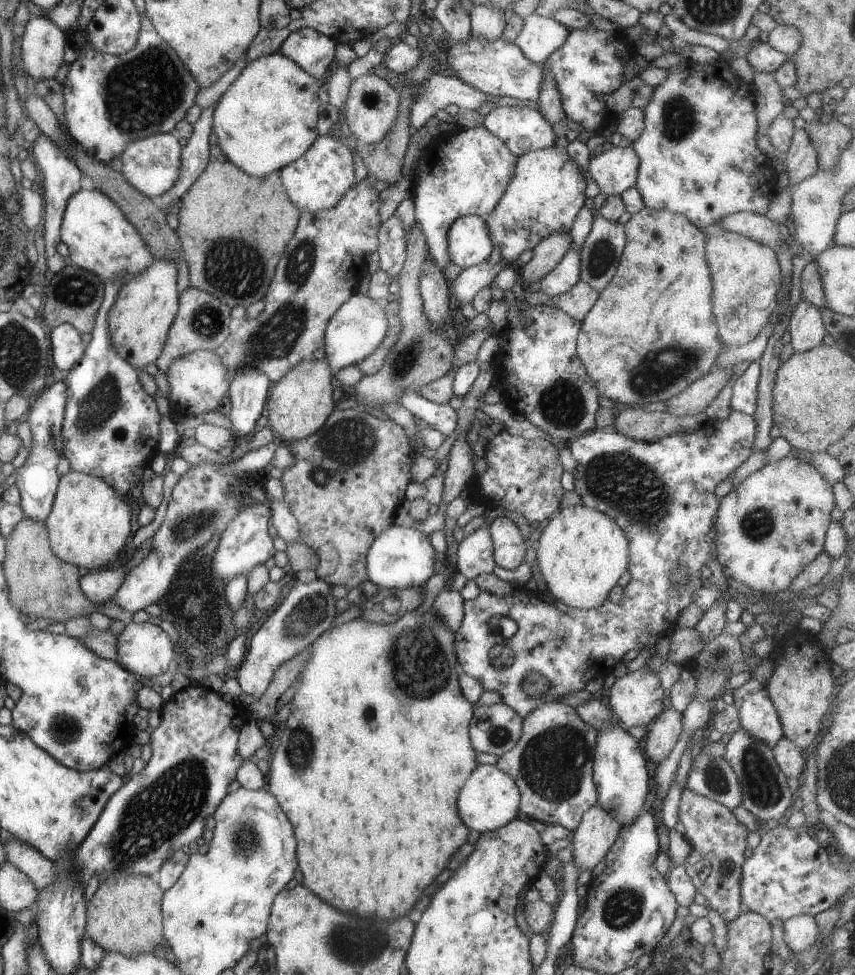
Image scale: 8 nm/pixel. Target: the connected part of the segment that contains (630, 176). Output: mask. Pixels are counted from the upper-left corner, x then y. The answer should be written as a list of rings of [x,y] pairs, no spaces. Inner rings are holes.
[[[631,145],[614,146],[589,158],[586,172],[591,191],[620,195],[636,183],[638,158]]]

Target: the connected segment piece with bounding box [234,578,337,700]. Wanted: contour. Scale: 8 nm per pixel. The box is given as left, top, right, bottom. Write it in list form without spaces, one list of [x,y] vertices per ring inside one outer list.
[[[317,578],[307,583],[296,582],[281,600],[281,604],[259,626],[249,640],[244,659],[234,670],[234,677],[245,694],[251,694],[257,700],[279,665],[308,647],[330,627],[333,617],[337,614],[334,608],[335,599],[330,590],[331,586]]]

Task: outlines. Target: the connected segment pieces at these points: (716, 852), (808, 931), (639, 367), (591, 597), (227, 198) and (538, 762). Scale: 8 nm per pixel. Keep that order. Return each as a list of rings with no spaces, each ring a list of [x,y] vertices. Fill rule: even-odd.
[[[683,788],[680,794],[678,821],[684,826],[685,833],[683,838],[687,841],[690,848],[689,854],[683,861],[683,866],[693,883],[693,886],[698,890],[708,902],[709,907],[726,922],[731,922],[742,910],[743,905],[740,899],[740,878],[742,875],[741,865],[745,860],[743,851],[747,848],[745,838],[748,830],[733,816],[733,813],[704,796],[695,794],[689,789]]]
[[[795,915],[782,921],[782,925],[782,939],[793,953],[814,946],[819,934],[814,917]]]
[[[643,207],[634,212],[629,220],[623,225],[626,234],[626,241],[618,262],[615,274],[609,279],[609,282],[598,292],[597,300],[593,306],[585,313],[580,320],[580,327],[576,338],[576,353],[581,359],[587,376],[595,385],[598,393],[605,396],[607,400],[613,401],[617,407],[639,407],[651,402],[664,401],[672,396],[678,395],[688,384],[701,378],[709,372],[710,367],[716,361],[717,355],[724,349],[717,338],[716,322],[711,314],[712,278],[708,262],[705,258],[704,246],[706,237],[703,235],[703,229],[689,222],[682,214],[670,213],[663,209],[650,209]]]
[[[582,504],[557,510],[544,527],[538,543],[536,560],[541,578],[546,584],[545,591],[571,609],[592,609],[601,605],[617,584],[619,576],[627,570],[629,545],[621,529],[607,515]]]
[[[229,160],[209,161],[204,171],[178,200],[178,226],[174,231],[180,240],[181,255],[187,264],[189,286],[213,294],[230,309],[233,306],[247,308],[253,302],[262,299],[273,276],[275,264],[281,258],[279,254],[285,250],[294,233],[299,214],[298,208],[289,200],[283,188],[280,171],[264,177],[254,177],[245,174]],[[253,192],[259,192],[263,200],[267,198],[267,218],[253,217],[253,206],[247,204],[247,198],[251,198]]]
[[[559,700],[541,703],[537,708],[522,718],[522,731],[516,745],[507,752],[500,754],[494,764],[499,770],[506,772],[520,790],[518,811],[529,819],[543,825],[561,825],[573,831],[580,823],[583,813],[596,804],[596,788],[592,781],[592,763],[597,731],[586,725],[575,709]]]

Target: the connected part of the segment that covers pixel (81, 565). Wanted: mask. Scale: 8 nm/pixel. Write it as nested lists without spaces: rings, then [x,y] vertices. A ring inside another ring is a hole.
[[[77,471],[65,472],[59,477],[49,514],[44,525],[51,552],[63,562],[75,565],[82,572],[89,572],[109,564],[125,546],[125,538],[131,534],[131,509],[129,497],[117,494],[104,480]]]

